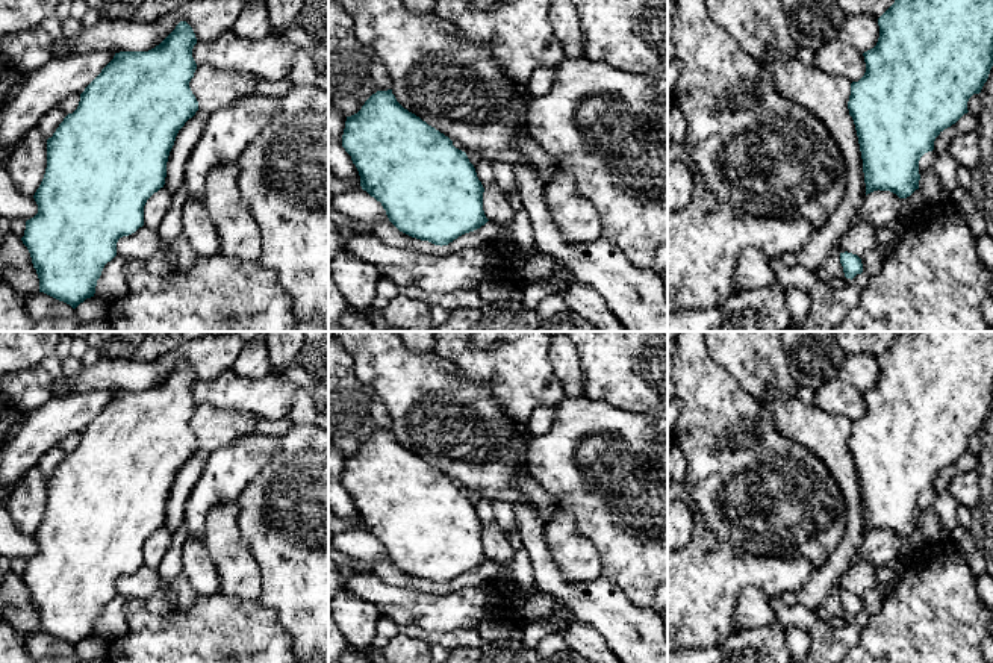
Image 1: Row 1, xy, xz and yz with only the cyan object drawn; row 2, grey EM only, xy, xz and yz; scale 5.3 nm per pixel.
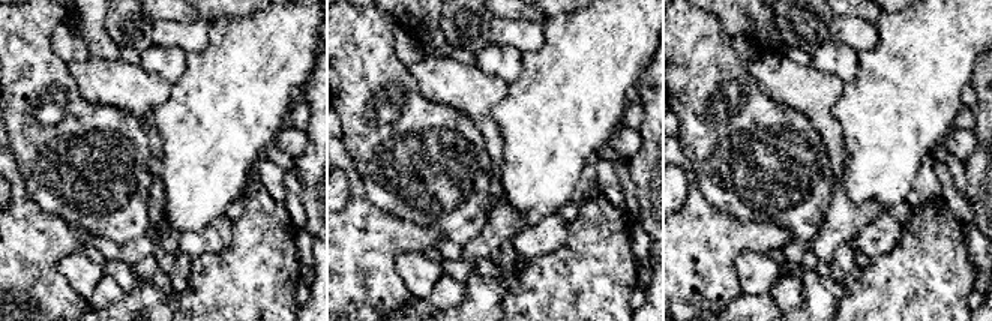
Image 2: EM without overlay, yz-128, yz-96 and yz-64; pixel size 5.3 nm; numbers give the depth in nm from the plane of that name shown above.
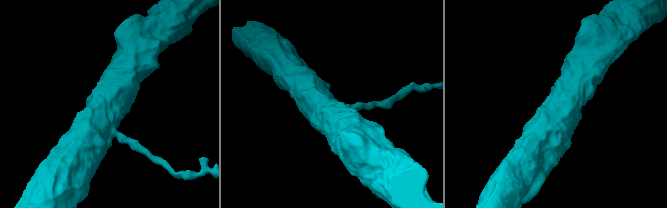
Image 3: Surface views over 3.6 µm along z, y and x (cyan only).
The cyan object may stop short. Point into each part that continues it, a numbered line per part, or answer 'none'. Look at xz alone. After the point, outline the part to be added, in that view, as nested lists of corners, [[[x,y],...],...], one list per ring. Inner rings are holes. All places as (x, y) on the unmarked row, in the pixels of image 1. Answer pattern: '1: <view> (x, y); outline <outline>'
none

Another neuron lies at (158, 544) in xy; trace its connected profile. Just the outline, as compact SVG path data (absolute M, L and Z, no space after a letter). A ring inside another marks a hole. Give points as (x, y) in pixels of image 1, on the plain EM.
M165 527L154 531L144 545L144 565L157 568L173 542L173 536Z

